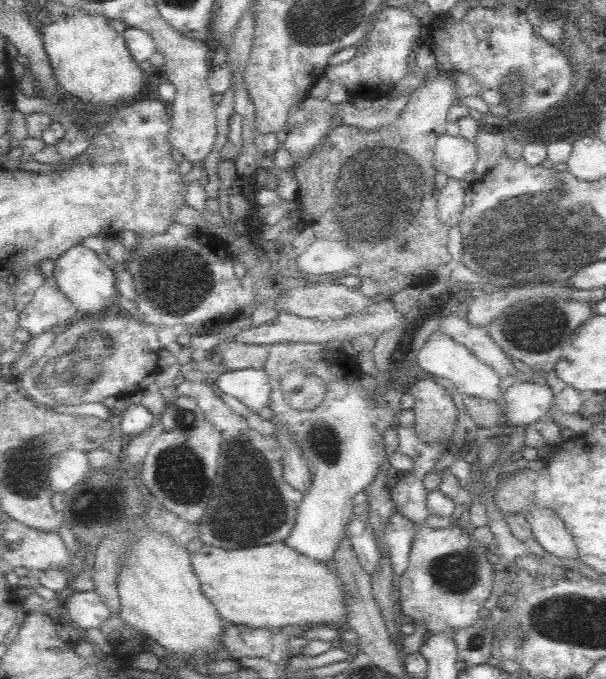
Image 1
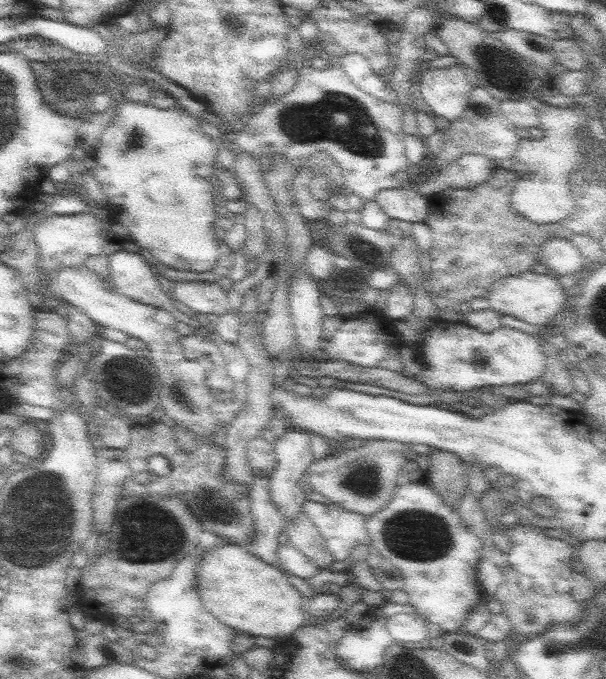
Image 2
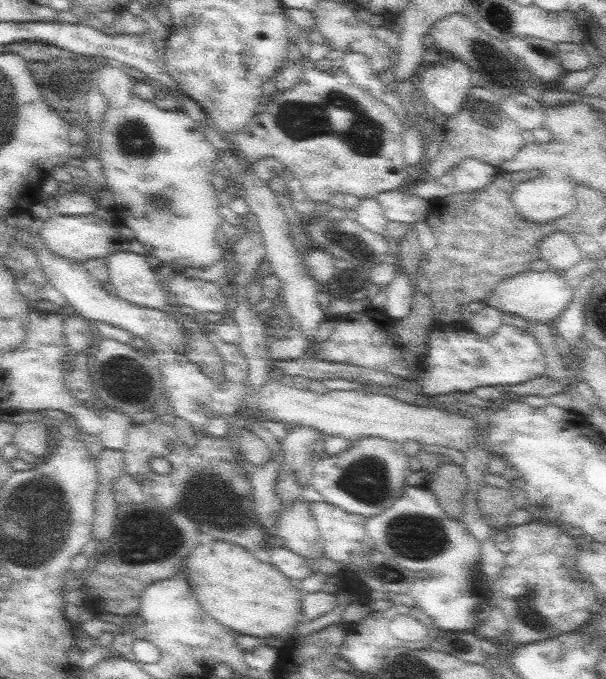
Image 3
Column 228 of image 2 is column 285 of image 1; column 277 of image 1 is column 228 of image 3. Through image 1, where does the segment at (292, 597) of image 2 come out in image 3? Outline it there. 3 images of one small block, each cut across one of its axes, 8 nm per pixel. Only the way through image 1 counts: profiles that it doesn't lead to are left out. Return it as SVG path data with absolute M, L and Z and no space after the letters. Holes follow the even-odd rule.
M218 541L214 544L196 546L196 550L192 550L192 554L186 558L186 578L204 610L218 622L239 634L249 634L260 639L275 637L280 641L286 641L291 639L296 625L303 622L304 594L298 585L276 566L258 560L254 553L232 542Z

